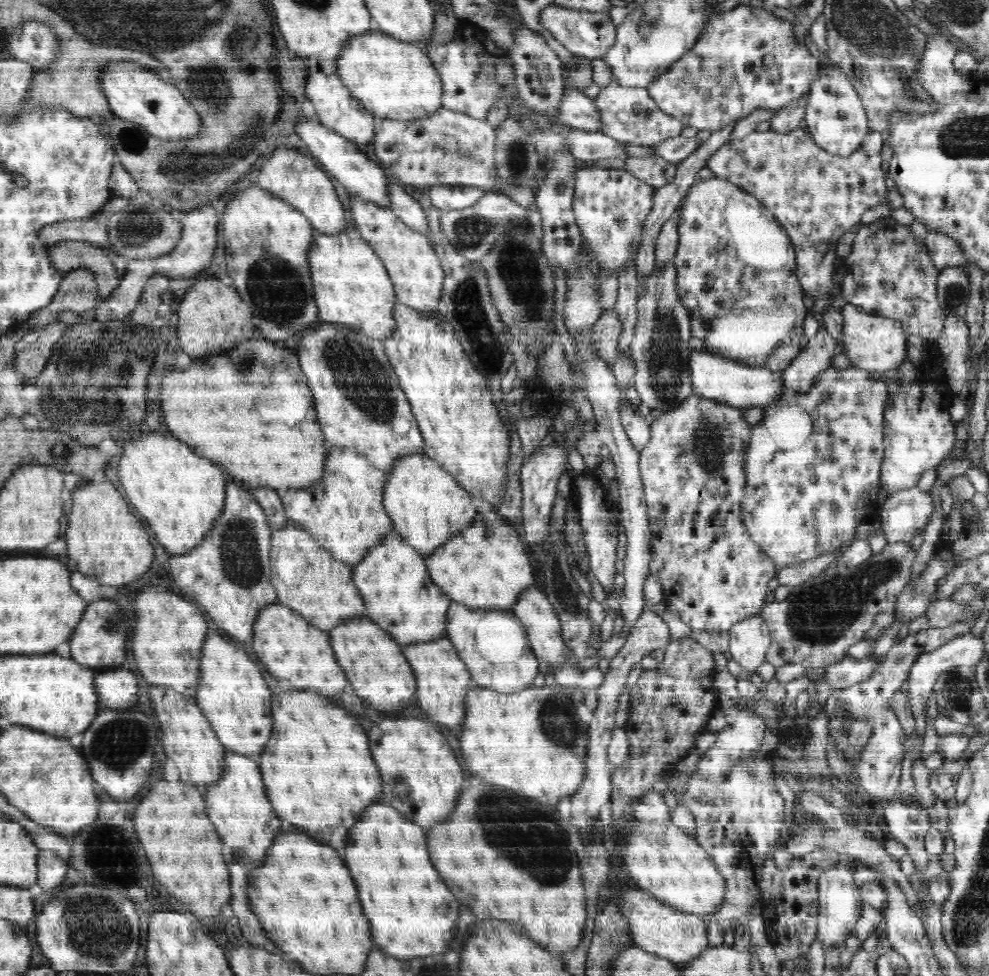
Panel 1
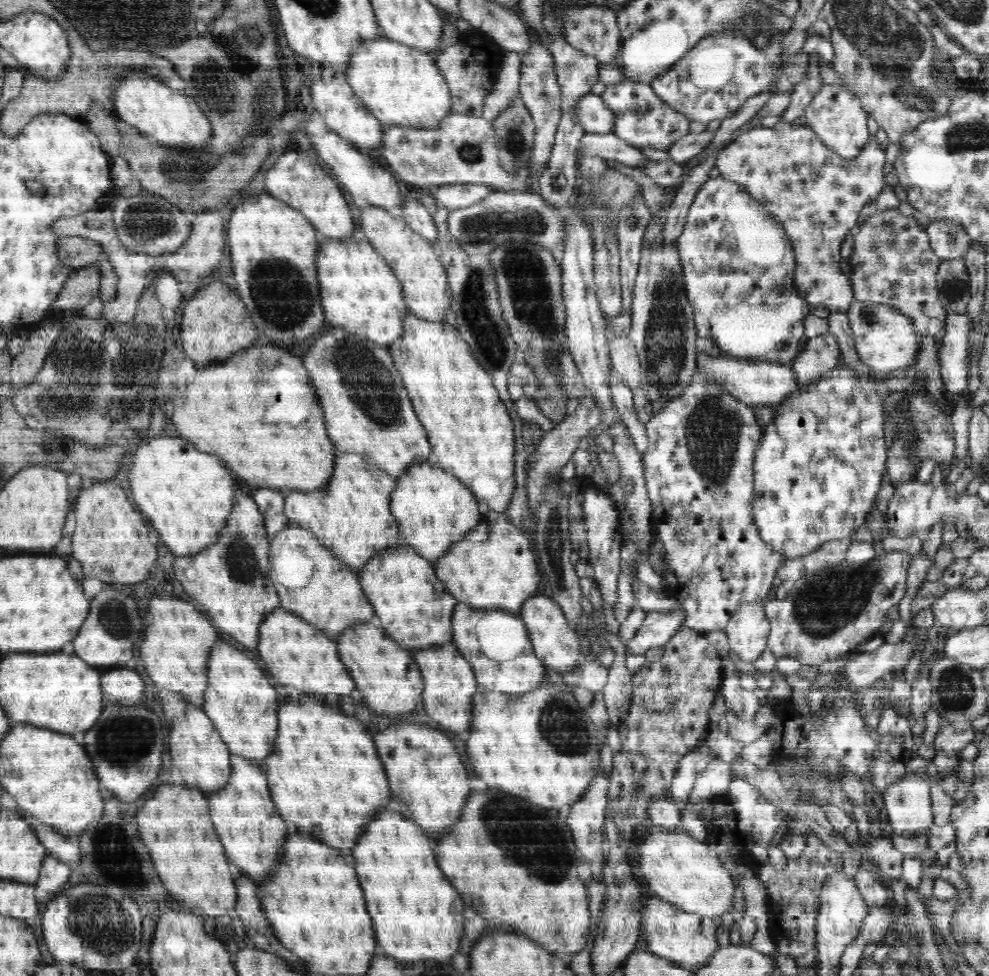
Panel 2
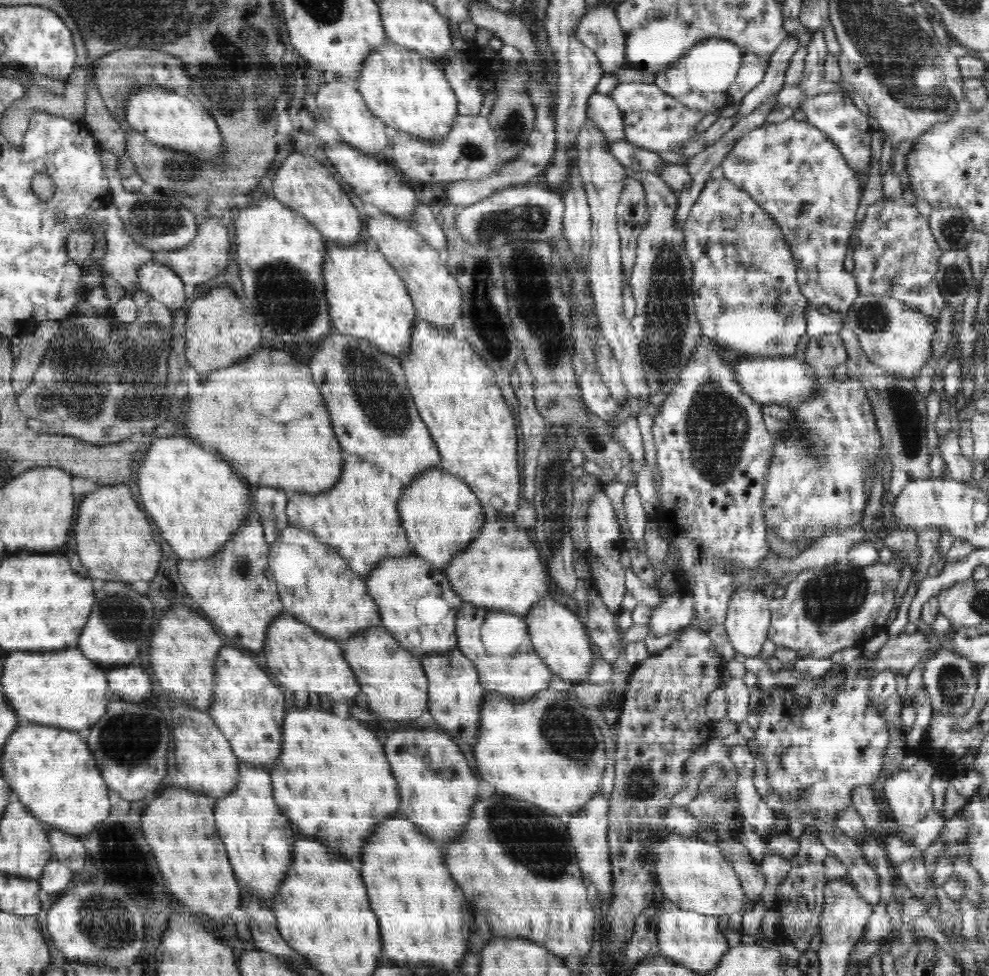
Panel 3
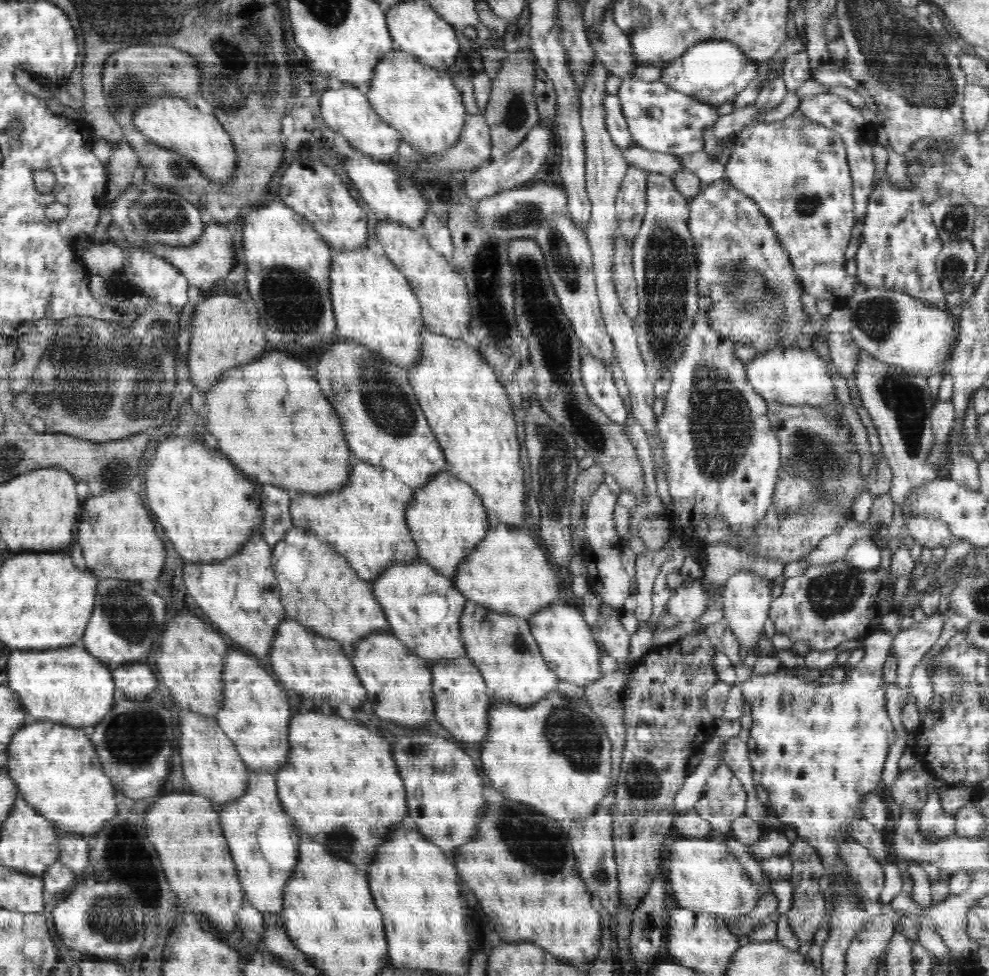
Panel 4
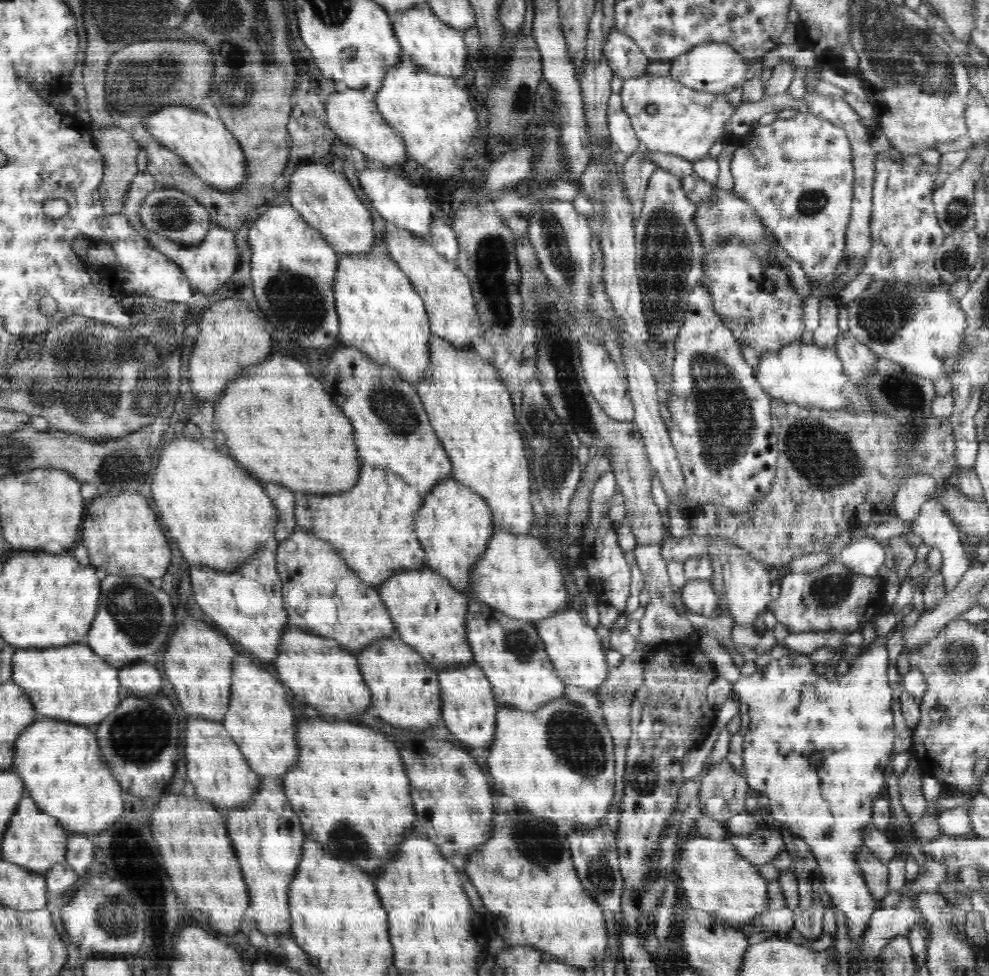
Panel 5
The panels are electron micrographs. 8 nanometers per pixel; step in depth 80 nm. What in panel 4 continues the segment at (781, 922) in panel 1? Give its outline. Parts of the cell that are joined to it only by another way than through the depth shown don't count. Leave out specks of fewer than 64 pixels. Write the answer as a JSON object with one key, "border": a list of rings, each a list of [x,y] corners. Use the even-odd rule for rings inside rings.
{"border":[[[796,838],[791,843],[789,857],[793,862],[789,881],[792,883],[794,902],[792,902],[792,907],[786,916],[794,936],[798,938],[799,946],[803,948],[813,942],[814,934],[820,930],[824,916],[828,913],[824,905],[824,895],[820,893],[820,888],[823,887],[828,875],[827,870],[824,869],[824,864],[818,858],[818,853],[815,852],[814,848],[811,848],[810,843],[802,838]]]}

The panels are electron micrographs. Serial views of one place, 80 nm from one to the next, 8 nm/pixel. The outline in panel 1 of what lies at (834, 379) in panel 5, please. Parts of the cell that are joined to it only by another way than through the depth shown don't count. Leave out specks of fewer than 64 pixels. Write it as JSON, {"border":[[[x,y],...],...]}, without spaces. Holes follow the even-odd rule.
{"border":[[[692,351],[689,356],[693,392],[714,403],[736,407],[766,406],[776,402],[784,392],[782,370],[770,370],[766,366],[746,366],[733,359],[722,358],[702,351]]]}

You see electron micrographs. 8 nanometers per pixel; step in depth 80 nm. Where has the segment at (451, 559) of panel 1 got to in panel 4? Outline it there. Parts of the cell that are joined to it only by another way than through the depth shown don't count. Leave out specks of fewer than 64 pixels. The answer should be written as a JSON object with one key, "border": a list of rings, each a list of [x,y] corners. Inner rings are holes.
{"border":[[[502,524],[491,525],[489,536],[478,544],[472,556],[458,568],[458,574],[452,581],[467,600],[522,620],[548,608],[550,603],[558,600],[560,592],[556,570],[536,540],[528,536],[528,531],[515,530]]]}

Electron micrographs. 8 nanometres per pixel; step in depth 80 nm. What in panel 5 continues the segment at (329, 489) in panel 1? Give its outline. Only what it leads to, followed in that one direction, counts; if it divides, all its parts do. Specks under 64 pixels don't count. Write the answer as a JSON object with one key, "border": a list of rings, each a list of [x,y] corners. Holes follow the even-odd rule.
{"border":[[[364,464],[362,474],[352,489],[339,493],[298,496],[295,507],[295,522],[299,529],[305,530],[319,539],[328,541],[333,549],[342,555],[347,565],[366,583],[378,589],[394,573],[426,567],[425,551],[417,537],[417,510],[424,498],[414,485],[404,482],[394,471]]]}

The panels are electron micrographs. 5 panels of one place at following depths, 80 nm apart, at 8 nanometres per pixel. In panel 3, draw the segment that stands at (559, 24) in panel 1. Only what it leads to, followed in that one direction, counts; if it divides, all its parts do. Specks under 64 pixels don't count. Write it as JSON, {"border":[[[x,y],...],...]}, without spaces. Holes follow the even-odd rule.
{"border":[[[613,7],[587,9],[574,29],[575,39],[596,54],[605,73],[625,68],[626,35]]]}

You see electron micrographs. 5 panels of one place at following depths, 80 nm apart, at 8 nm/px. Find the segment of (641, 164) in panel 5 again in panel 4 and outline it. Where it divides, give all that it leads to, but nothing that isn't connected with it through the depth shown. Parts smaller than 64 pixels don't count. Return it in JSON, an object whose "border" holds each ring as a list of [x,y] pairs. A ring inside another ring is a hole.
{"border":[[[628,166],[626,176],[616,196],[615,210],[617,225],[626,239],[632,243],[642,226],[646,212],[647,170]]]}

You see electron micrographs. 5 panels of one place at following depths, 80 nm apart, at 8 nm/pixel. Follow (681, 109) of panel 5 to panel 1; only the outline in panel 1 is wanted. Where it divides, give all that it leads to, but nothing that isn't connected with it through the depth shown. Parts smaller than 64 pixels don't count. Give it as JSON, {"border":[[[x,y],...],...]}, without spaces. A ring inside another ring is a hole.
{"border":[[[612,81],[607,87],[602,88],[594,102],[598,114],[601,114],[601,122],[604,123],[599,131],[622,144],[660,144],[668,138],[676,138],[684,128],[680,119],[658,108],[657,102],[654,102],[646,88],[620,86]]]}

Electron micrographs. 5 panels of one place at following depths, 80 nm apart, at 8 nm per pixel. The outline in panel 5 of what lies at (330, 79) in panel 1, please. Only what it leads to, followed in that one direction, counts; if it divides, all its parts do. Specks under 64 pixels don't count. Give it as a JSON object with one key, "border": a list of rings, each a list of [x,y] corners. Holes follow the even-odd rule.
{"border":[[[348,88],[344,92],[329,94],[325,102],[325,119],[340,140],[358,148],[370,160],[378,160],[386,166],[406,162],[404,139],[391,124],[385,121],[377,109],[376,102],[369,99],[364,91]]]}

